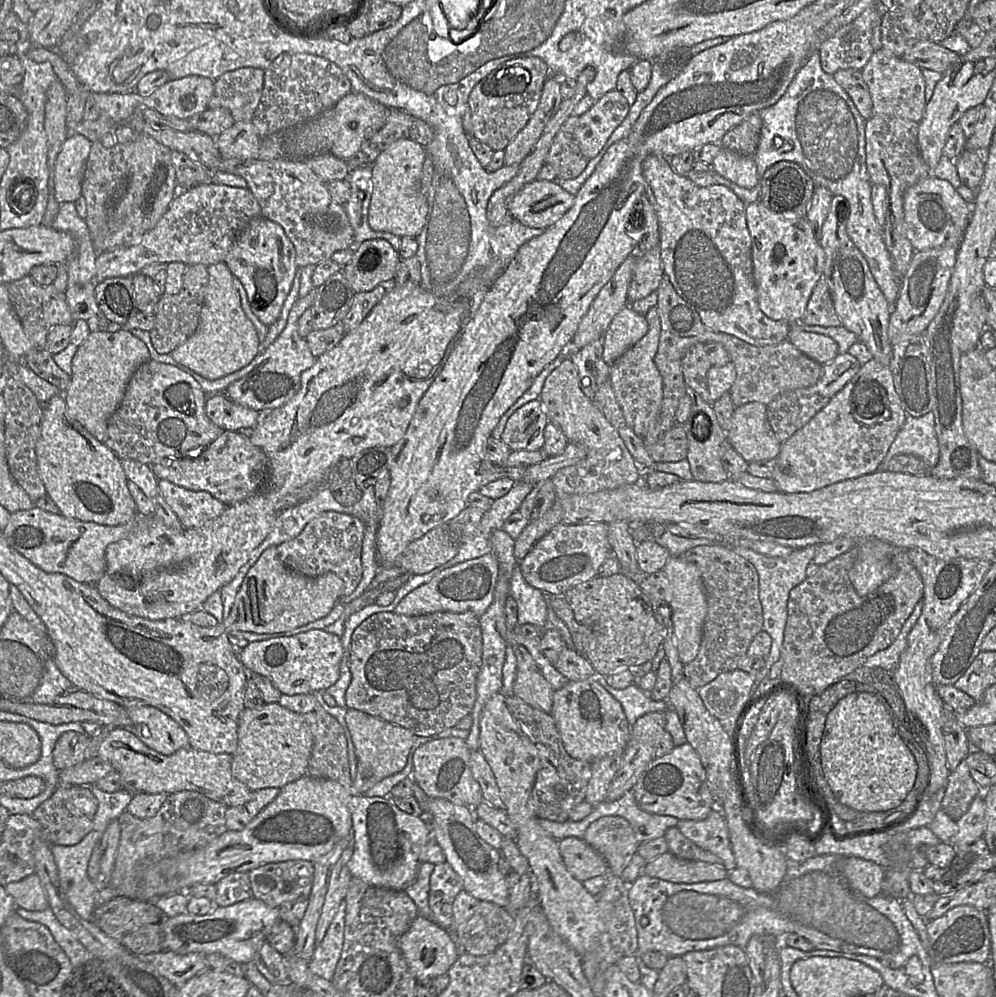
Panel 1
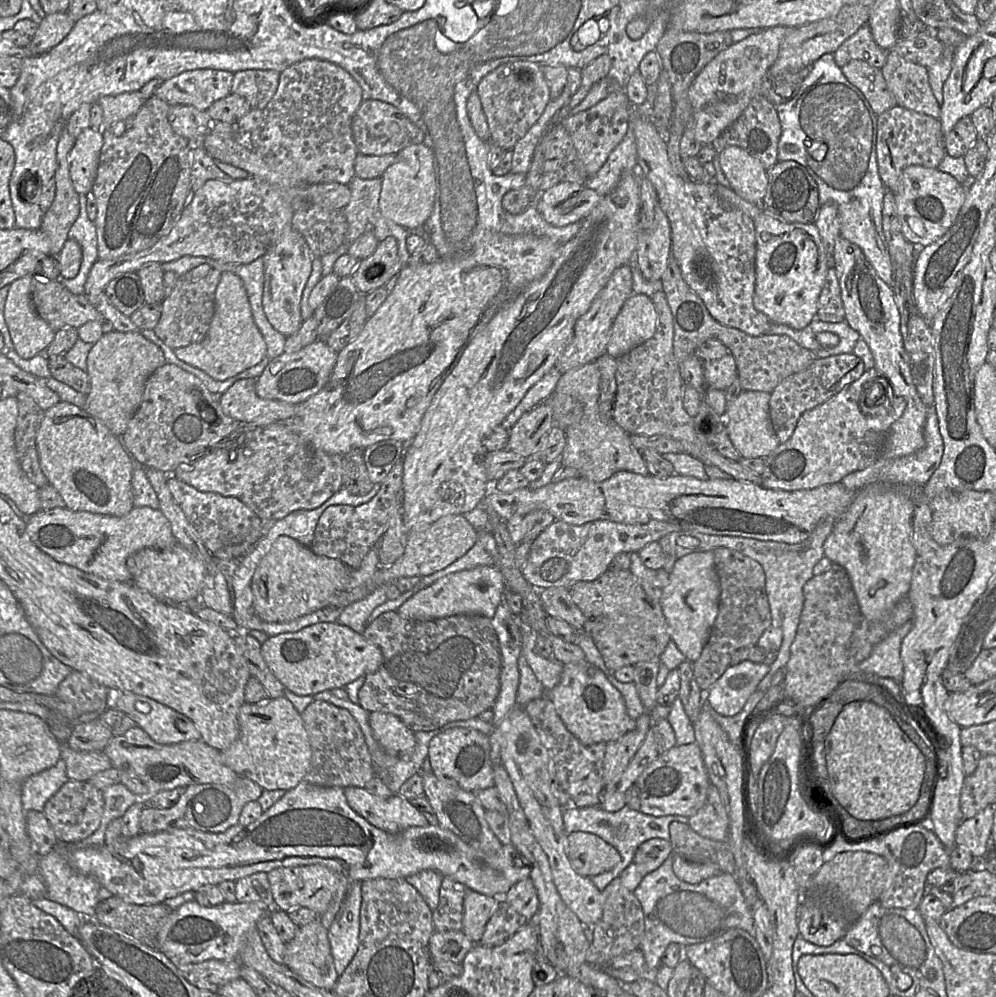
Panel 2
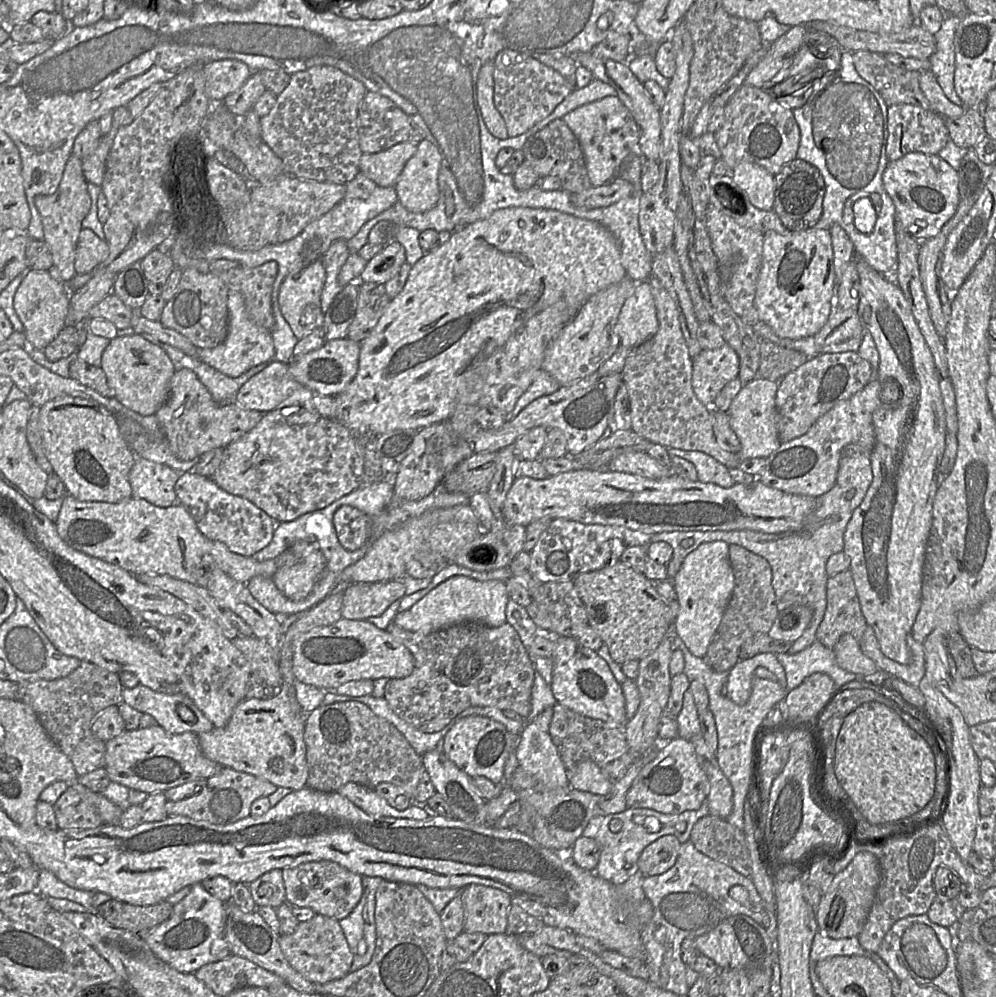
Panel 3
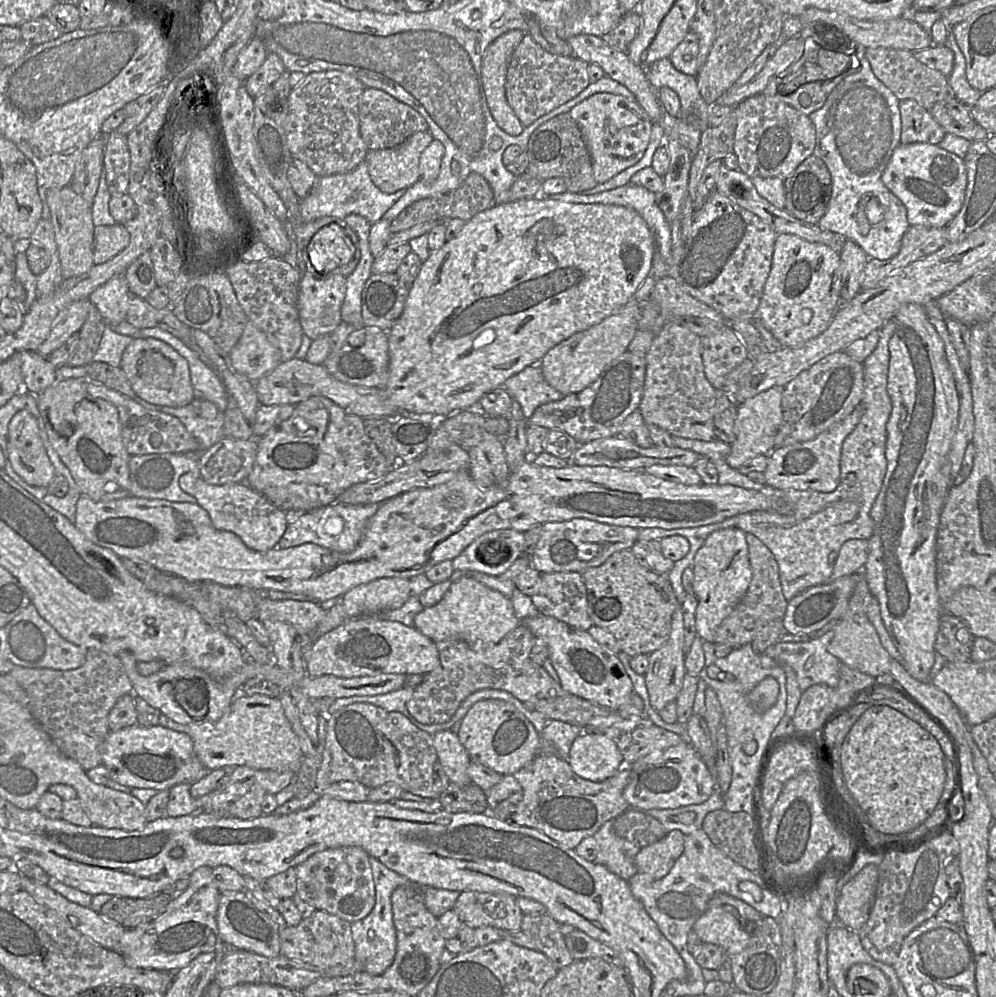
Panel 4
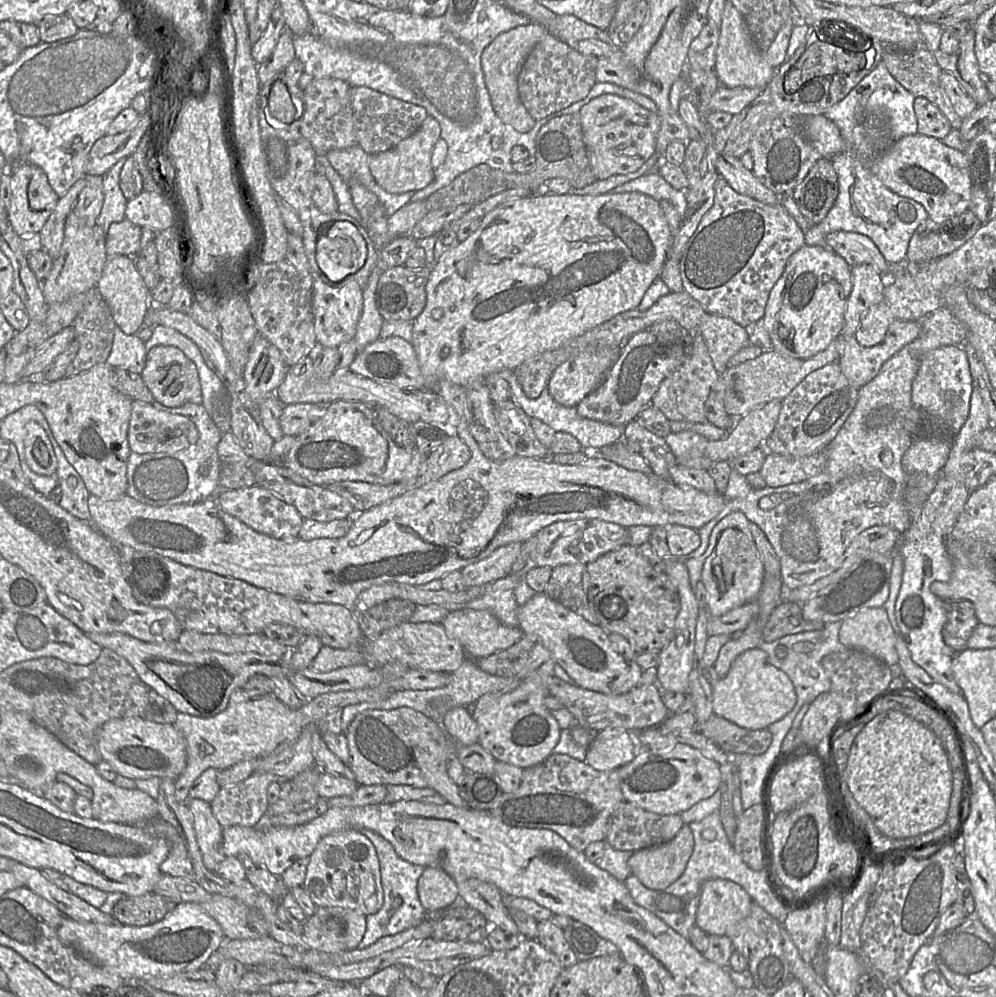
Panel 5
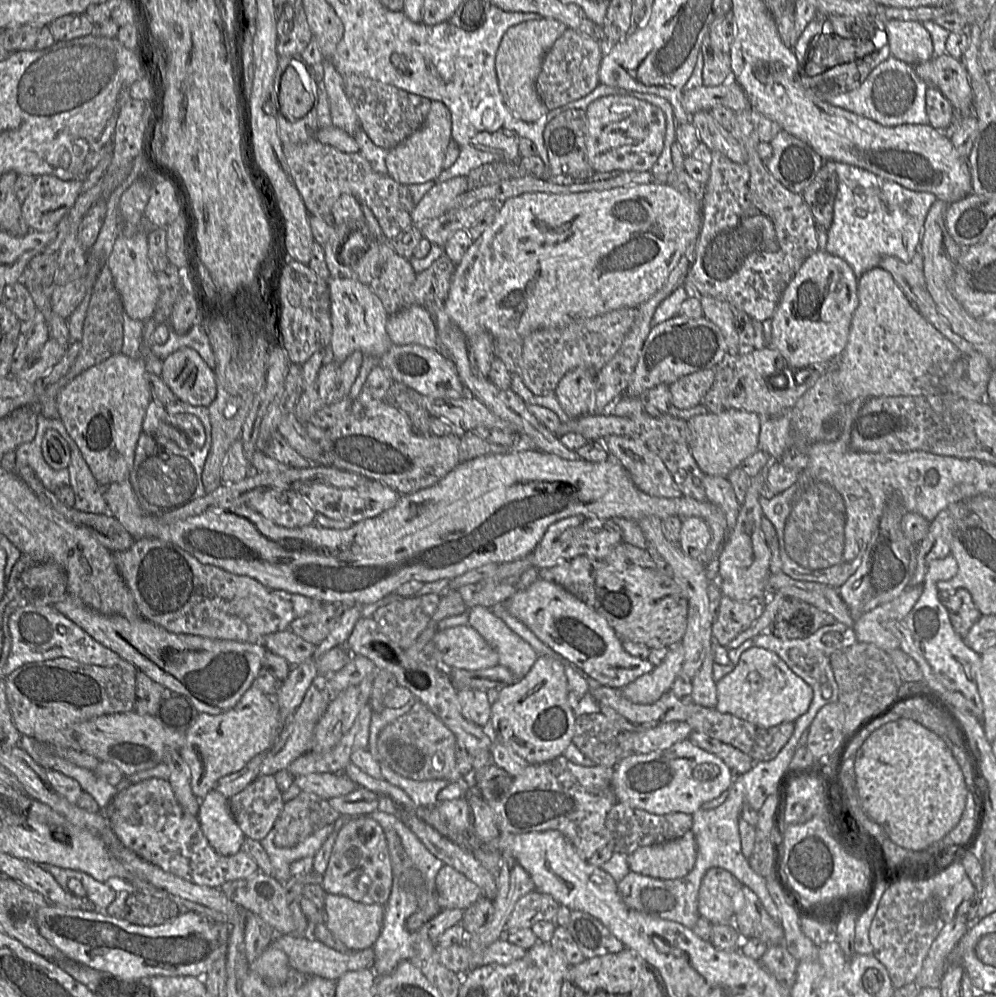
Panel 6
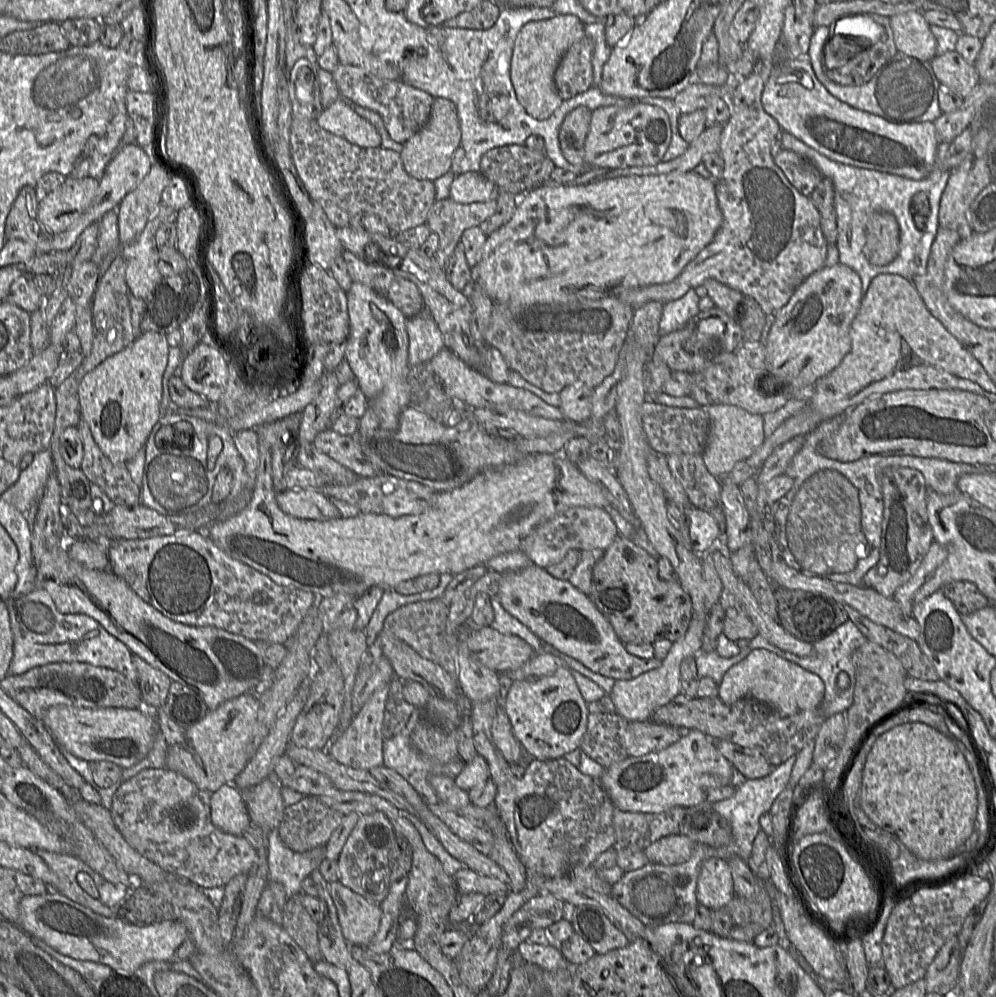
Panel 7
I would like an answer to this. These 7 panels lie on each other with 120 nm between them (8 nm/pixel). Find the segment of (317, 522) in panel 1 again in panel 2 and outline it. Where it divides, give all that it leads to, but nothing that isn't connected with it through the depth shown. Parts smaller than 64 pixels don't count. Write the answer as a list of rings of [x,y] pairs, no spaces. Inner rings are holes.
[[[401,458],[381,483],[379,493],[368,503],[357,507],[336,505],[327,508],[319,518],[313,542],[310,545],[313,553],[317,556],[339,560],[351,570],[359,569],[368,552],[373,546],[378,545],[391,517],[401,512],[403,470]]]

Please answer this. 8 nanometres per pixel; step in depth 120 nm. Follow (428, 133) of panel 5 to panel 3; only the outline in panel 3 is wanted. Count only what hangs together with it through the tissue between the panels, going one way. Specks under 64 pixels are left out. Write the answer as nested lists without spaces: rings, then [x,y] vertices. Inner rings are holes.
[[[401,142],[381,152],[362,153],[359,171],[381,187],[394,186],[417,146],[417,142]]]

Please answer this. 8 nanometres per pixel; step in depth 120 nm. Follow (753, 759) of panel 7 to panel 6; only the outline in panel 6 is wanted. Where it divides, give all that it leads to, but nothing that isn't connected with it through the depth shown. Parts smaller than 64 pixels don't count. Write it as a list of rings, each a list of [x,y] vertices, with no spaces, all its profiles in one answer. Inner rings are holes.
[[[692,731],[688,740],[695,746],[716,755],[735,775],[742,775],[754,766],[754,760],[737,748],[711,738],[703,732]]]

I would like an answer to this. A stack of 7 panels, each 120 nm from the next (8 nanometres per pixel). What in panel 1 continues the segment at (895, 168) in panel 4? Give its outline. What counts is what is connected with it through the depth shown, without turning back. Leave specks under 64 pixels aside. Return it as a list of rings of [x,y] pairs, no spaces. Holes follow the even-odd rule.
[[[932,174],[908,188],[904,195],[904,233],[911,242],[915,252],[942,246],[959,244],[972,217],[972,206],[966,203],[950,182],[939,179]]]

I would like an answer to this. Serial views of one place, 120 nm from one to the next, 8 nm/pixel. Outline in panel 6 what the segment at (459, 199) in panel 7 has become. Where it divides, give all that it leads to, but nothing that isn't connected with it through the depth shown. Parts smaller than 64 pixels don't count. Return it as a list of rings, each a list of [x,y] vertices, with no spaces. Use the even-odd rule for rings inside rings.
[[[457,176],[435,184],[411,211],[413,225],[425,223],[453,209],[455,199],[468,190],[465,176]]]

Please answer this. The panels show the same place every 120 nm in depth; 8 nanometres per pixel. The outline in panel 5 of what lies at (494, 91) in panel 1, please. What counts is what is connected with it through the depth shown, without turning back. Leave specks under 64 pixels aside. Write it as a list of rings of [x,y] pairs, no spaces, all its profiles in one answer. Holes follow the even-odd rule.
[[[547,33],[527,56],[518,75],[519,96],[530,115],[538,121],[584,99],[597,83],[598,60]]]

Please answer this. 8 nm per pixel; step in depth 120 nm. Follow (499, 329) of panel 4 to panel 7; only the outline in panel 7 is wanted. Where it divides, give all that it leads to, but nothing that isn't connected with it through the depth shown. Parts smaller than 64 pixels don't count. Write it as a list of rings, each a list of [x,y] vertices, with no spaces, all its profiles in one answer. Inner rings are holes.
[[[702,164],[692,171],[683,173],[671,172],[662,175],[616,177],[587,184],[548,183],[530,189],[519,196],[518,205],[511,219],[487,237],[480,258],[472,268],[473,282],[478,283],[495,304],[567,303],[583,298],[597,300],[618,297],[618,294],[624,290],[663,284],[674,280],[685,266],[713,240],[721,224],[722,213],[716,198],[715,180],[706,175],[706,170]]]

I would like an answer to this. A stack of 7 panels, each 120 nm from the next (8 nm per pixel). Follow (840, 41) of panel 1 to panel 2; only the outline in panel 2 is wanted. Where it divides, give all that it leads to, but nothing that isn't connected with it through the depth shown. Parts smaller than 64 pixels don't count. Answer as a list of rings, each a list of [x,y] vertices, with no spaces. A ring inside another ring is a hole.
[[[868,24],[861,26],[833,53],[834,60],[839,67],[857,59],[874,67],[882,68],[886,63],[887,55],[888,50],[878,46]]]

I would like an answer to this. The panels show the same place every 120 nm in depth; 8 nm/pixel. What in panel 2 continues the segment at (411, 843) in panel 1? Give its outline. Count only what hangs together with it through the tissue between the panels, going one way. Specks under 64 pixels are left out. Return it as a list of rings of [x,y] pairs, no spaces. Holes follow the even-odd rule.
[[[348,786],[344,793],[349,806],[373,826],[397,834],[413,826],[426,826],[426,817],[408,799],[398,794],[381,798],[365,787]]]

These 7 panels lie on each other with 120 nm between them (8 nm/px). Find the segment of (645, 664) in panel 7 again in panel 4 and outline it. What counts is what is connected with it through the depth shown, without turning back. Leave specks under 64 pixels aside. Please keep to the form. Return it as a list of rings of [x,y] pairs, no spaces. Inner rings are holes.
[[[541,614],[525,618],[521,622],[536,637],[545,641],[549,649],[549,659],[559,677],[558,682],[565,691],[612,710],[622,706],[633,693],[632,681],[622,662],[610,651],[600,646],[587,631],[574,629],[562,621]]]

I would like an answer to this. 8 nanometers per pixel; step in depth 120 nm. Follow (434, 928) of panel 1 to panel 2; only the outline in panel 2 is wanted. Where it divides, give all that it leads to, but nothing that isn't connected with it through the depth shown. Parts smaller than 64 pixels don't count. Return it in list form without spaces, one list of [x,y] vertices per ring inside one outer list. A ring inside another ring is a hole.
[[[435,931],[429,939],[433,967],[443,961],[462,963],[474,943],[460,931]]]

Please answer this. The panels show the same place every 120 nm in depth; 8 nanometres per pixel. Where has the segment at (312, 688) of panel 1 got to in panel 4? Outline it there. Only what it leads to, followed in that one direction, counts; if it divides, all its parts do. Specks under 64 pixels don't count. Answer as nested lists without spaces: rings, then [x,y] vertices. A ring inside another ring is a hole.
[[[376,617],[348,619],[334,630],[315,638],[307,648],[306,674],[341,678],[378,674],[426,675],[439,665],[436,643],[414,627]]]

